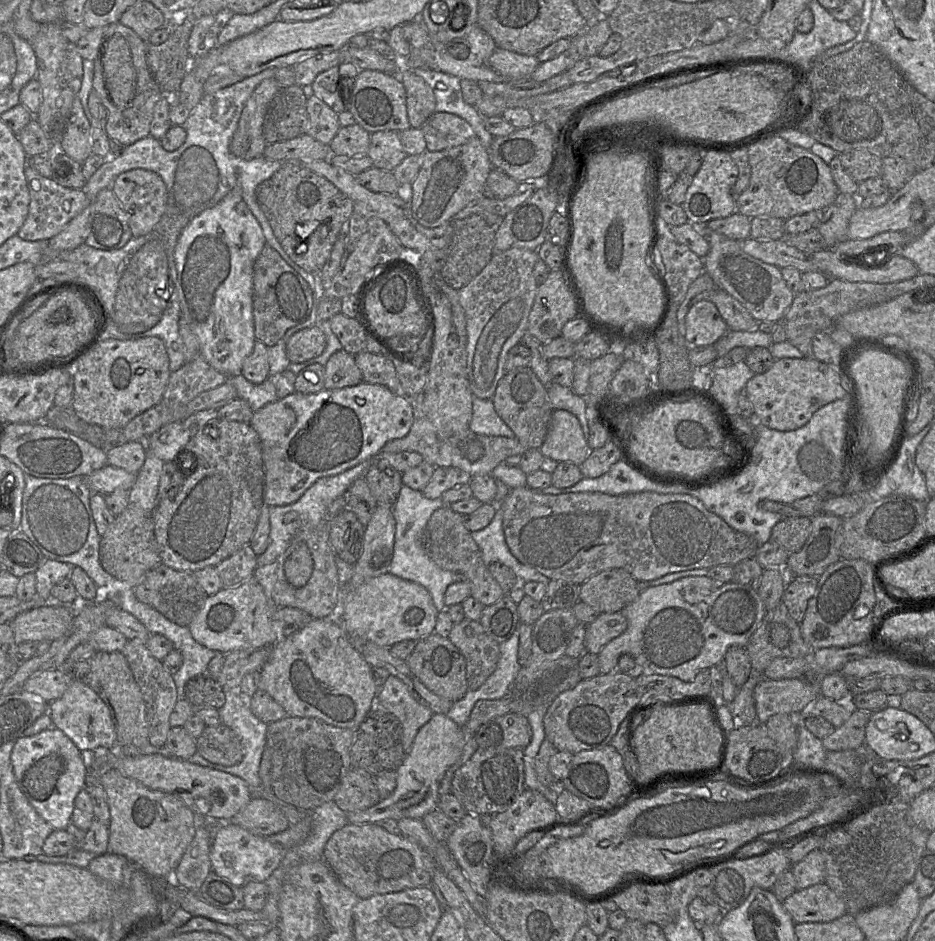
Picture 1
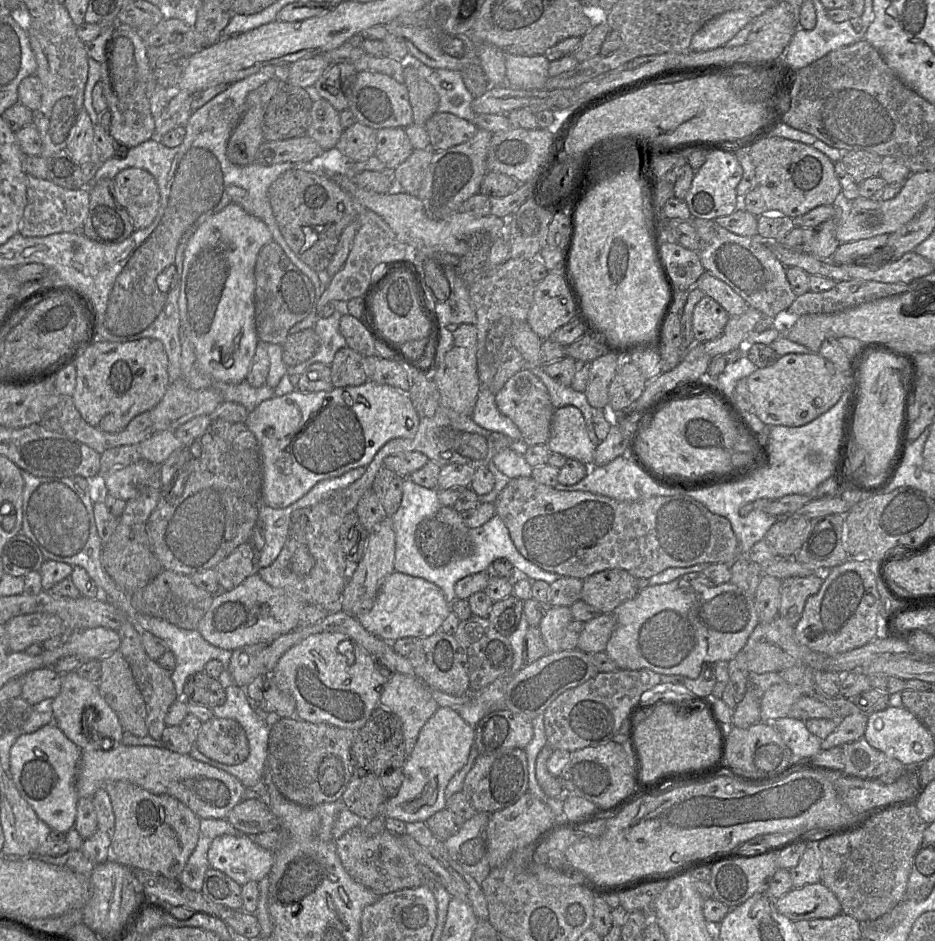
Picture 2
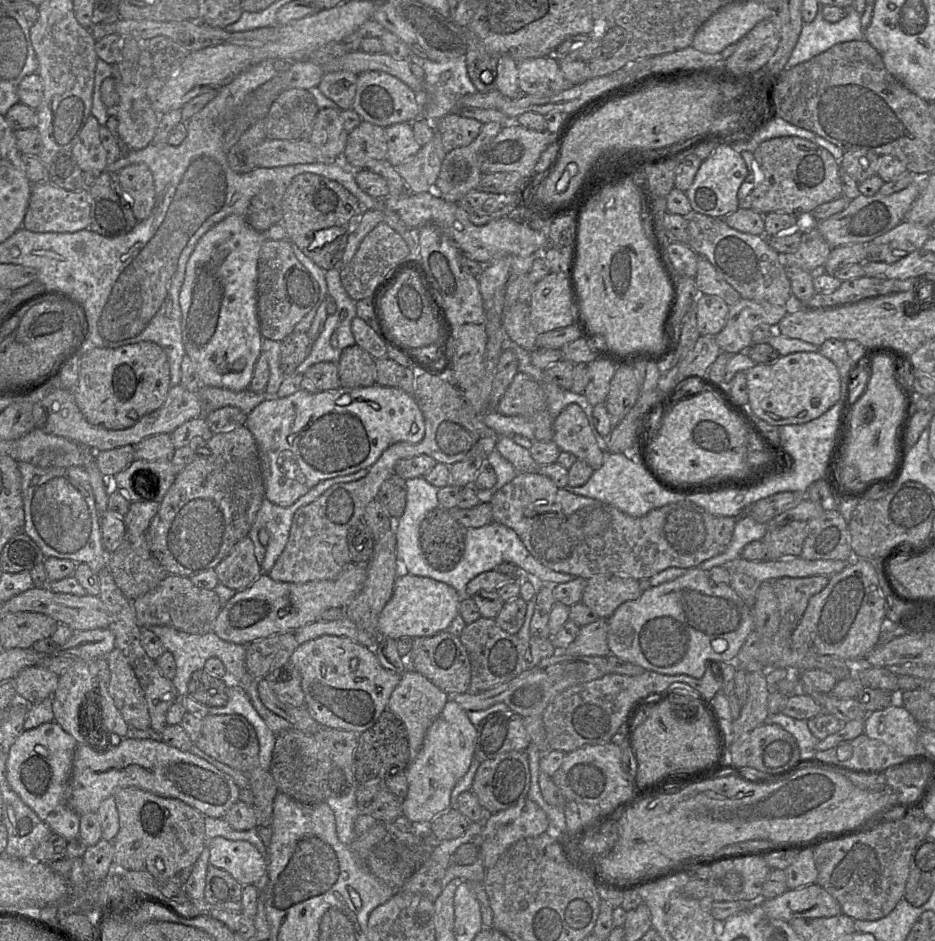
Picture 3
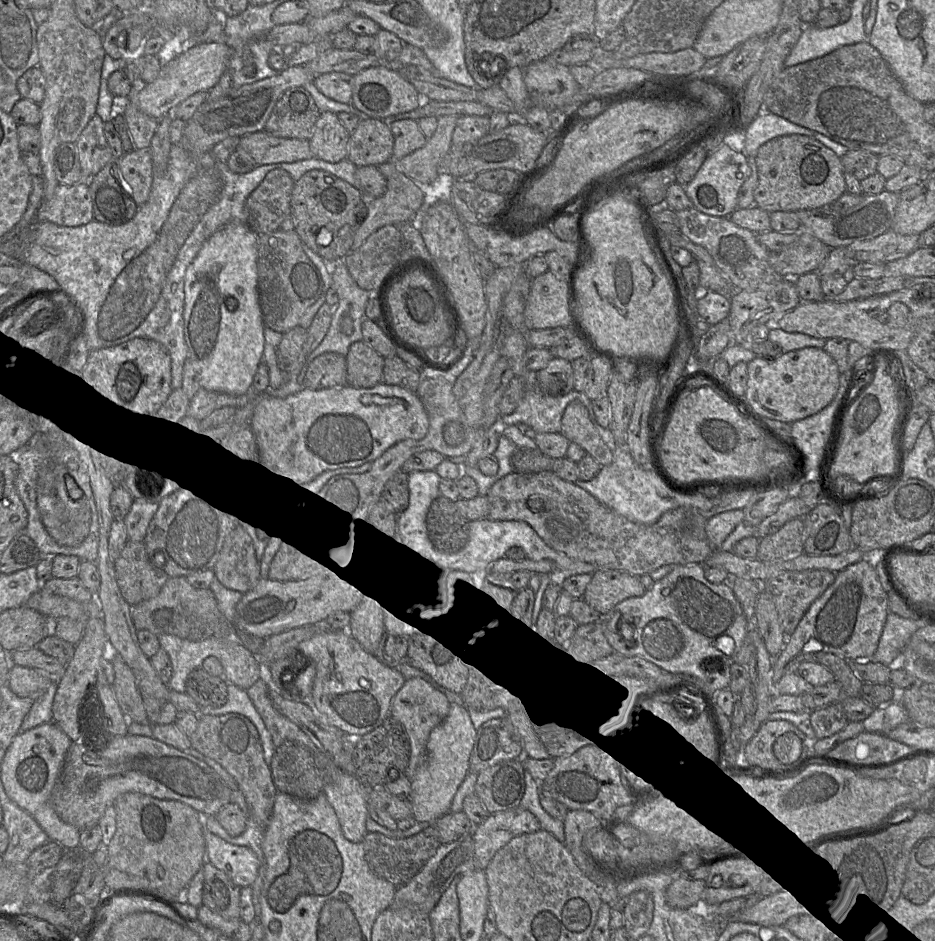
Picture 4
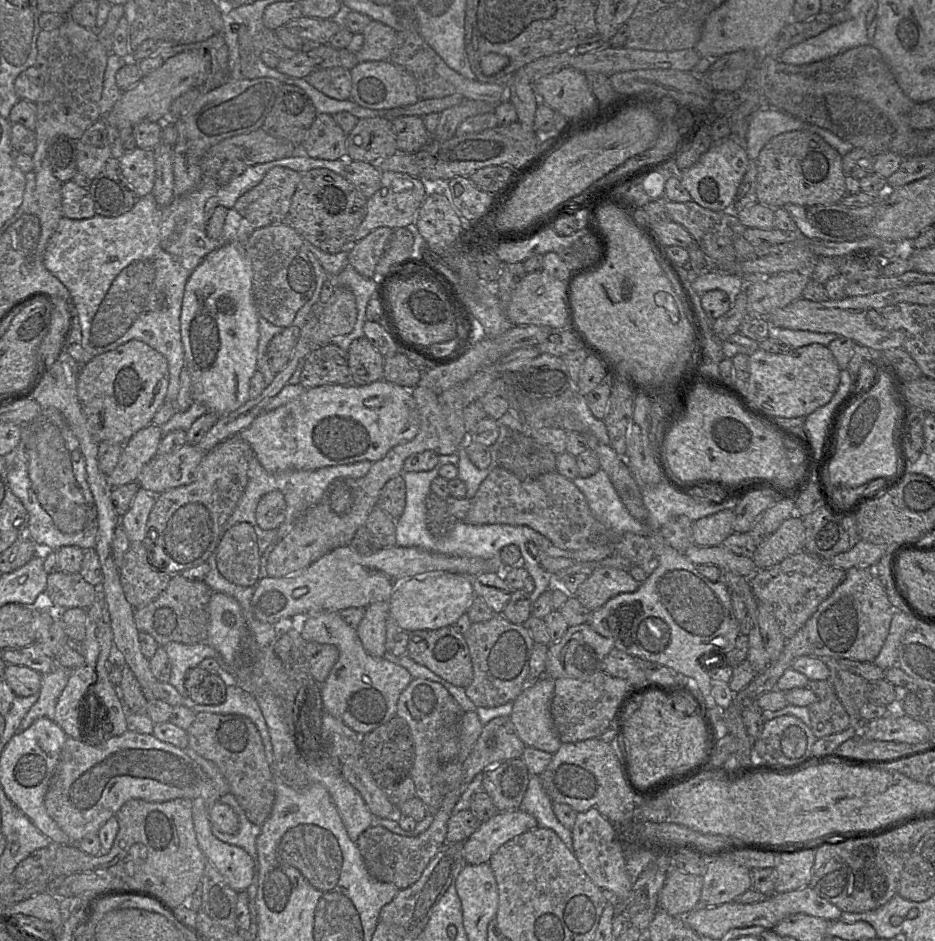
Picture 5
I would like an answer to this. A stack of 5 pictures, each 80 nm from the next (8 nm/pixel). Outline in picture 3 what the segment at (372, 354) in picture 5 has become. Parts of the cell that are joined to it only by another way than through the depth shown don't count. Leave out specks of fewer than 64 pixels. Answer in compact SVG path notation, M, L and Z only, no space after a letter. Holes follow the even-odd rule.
M355 344L342 350L336 365L342 387L368 387L375 384L375 359Z

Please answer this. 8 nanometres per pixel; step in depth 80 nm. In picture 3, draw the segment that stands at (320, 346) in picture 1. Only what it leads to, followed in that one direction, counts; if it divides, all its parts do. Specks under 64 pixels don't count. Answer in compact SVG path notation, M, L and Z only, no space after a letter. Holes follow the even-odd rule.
M292 332L280 343L280 369L284 375L293 371L305 360L312 348L306 332Z

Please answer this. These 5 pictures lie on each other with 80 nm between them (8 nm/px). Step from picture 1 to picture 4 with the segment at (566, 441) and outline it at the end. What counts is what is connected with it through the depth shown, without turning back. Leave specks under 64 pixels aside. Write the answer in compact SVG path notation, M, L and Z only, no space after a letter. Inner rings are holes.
M578 401L569 403L565 408L560 433L583 448L601 467L612 462L613 451L602 441L589 420L586 408Z

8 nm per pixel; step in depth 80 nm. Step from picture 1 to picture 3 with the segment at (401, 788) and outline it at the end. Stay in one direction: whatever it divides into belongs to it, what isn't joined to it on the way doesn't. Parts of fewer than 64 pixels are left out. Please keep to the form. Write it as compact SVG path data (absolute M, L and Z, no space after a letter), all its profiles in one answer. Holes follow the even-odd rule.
M448 700L437 719L427 729L422 747L406 768L408 793L402 800L402 815L411 823L430 823L432 819L451 807L451 792L457 782L467 773L474 757L477 727L474 726L458 703Z

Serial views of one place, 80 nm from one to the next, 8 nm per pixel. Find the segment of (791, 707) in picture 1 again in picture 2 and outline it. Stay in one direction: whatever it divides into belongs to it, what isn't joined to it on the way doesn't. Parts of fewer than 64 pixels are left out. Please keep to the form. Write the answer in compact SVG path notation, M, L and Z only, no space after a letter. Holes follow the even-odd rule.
M786 682L772 685L761 697L760 721L774 722L789 715L792 705L802 696L801 691Z

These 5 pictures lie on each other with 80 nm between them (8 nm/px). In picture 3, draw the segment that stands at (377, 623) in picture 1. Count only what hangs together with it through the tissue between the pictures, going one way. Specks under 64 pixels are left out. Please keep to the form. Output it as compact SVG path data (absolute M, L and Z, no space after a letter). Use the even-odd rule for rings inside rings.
M401 571L395 581L393 594L379 615L378 634L398 640L404 636L433 636L446 631L459 614L460 601L461 596L448 584Z

